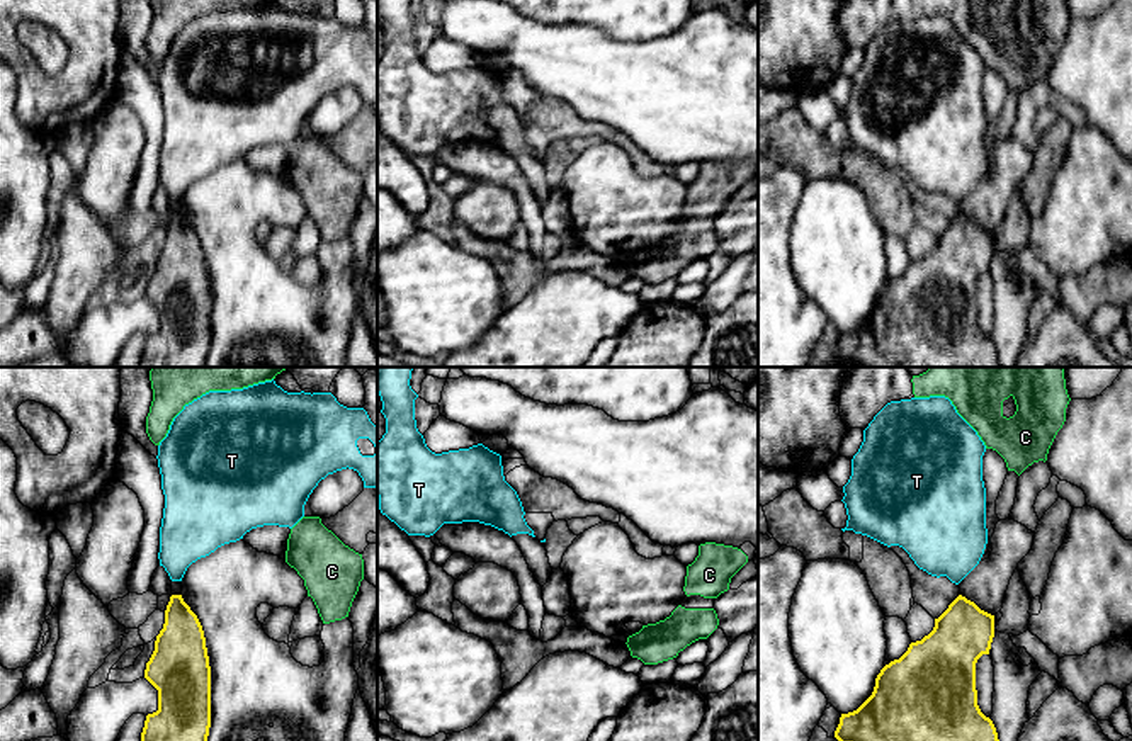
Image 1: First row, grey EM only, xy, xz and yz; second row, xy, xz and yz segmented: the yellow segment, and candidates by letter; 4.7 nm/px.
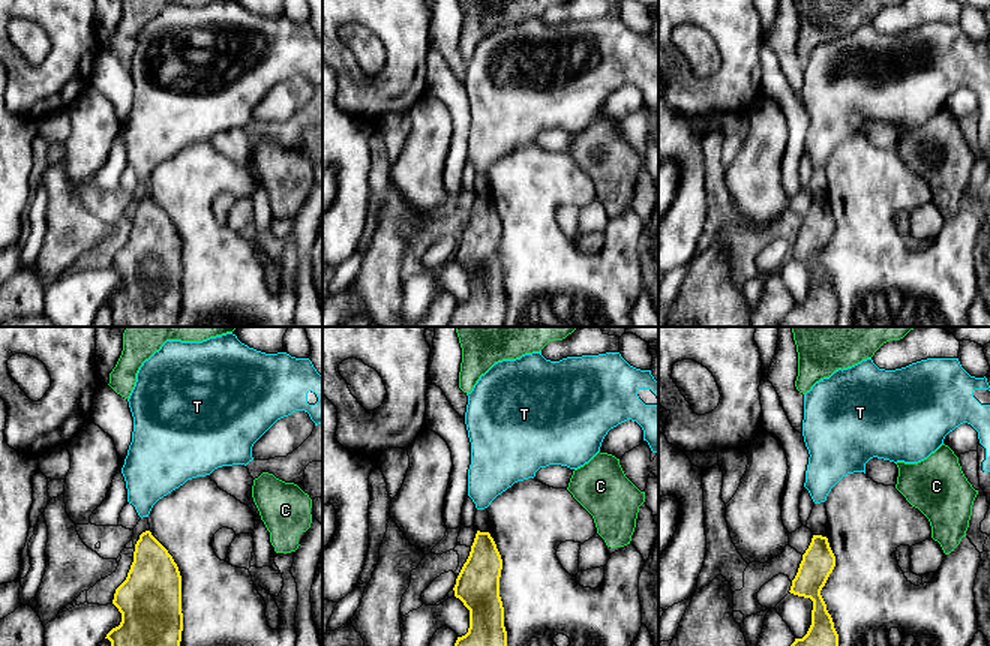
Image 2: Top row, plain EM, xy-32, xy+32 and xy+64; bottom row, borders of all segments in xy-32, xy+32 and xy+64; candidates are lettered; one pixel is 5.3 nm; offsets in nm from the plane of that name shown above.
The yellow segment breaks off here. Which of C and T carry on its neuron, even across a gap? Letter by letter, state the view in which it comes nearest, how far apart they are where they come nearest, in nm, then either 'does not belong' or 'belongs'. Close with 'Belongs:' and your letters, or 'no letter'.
C: xy | 500 nm | belongs
T: yz | 60 nm | does not belong
Belongs: C

